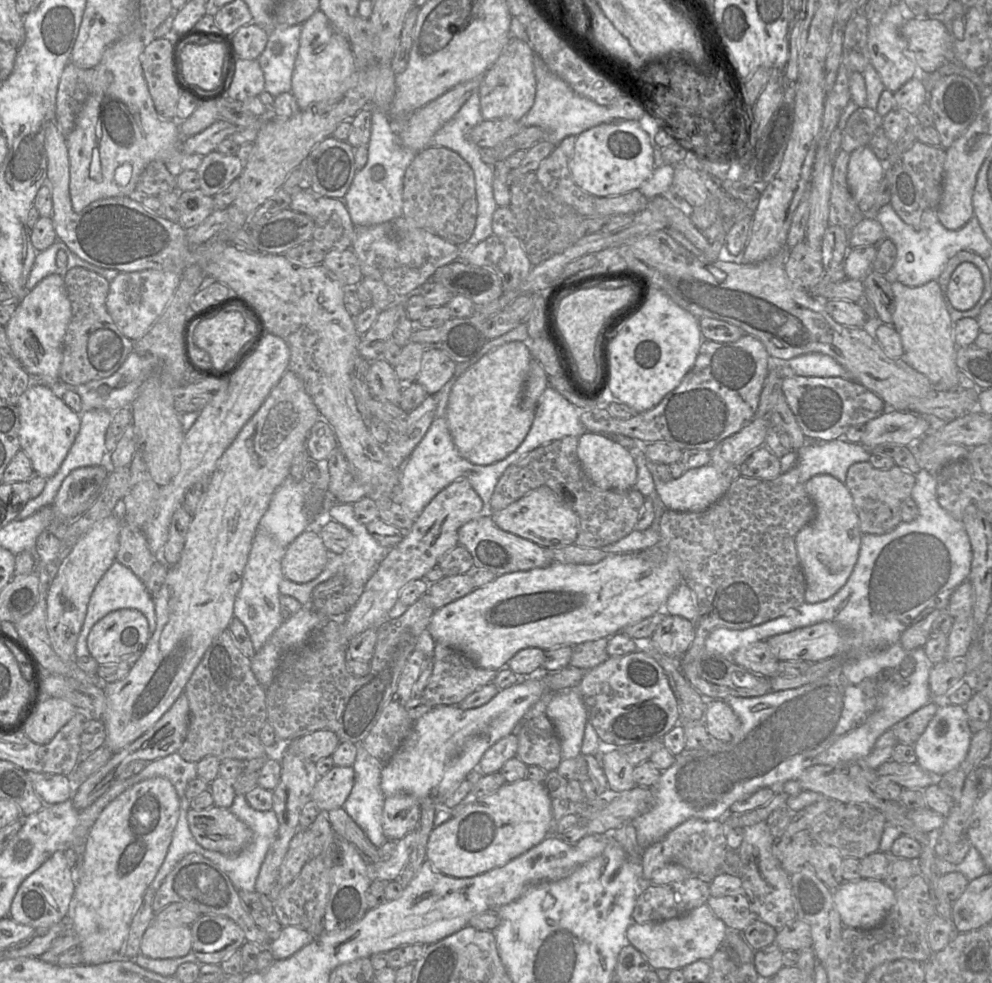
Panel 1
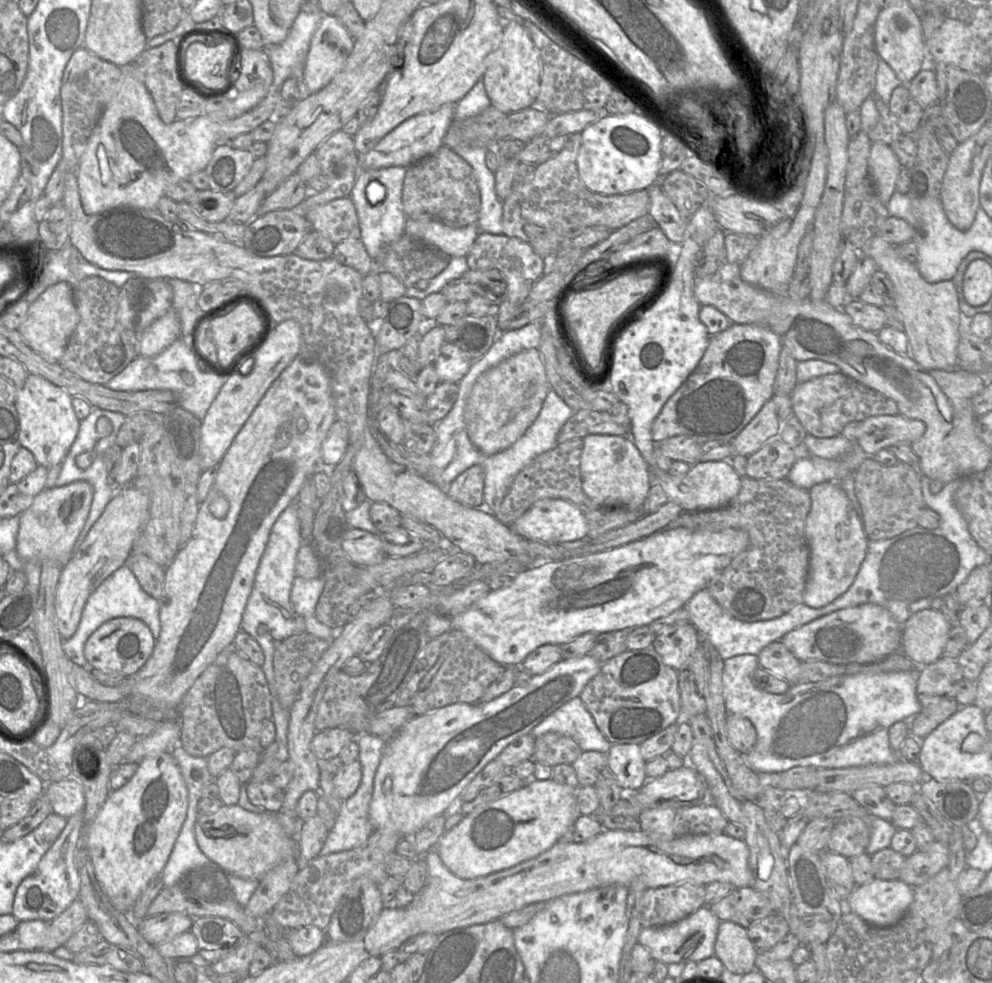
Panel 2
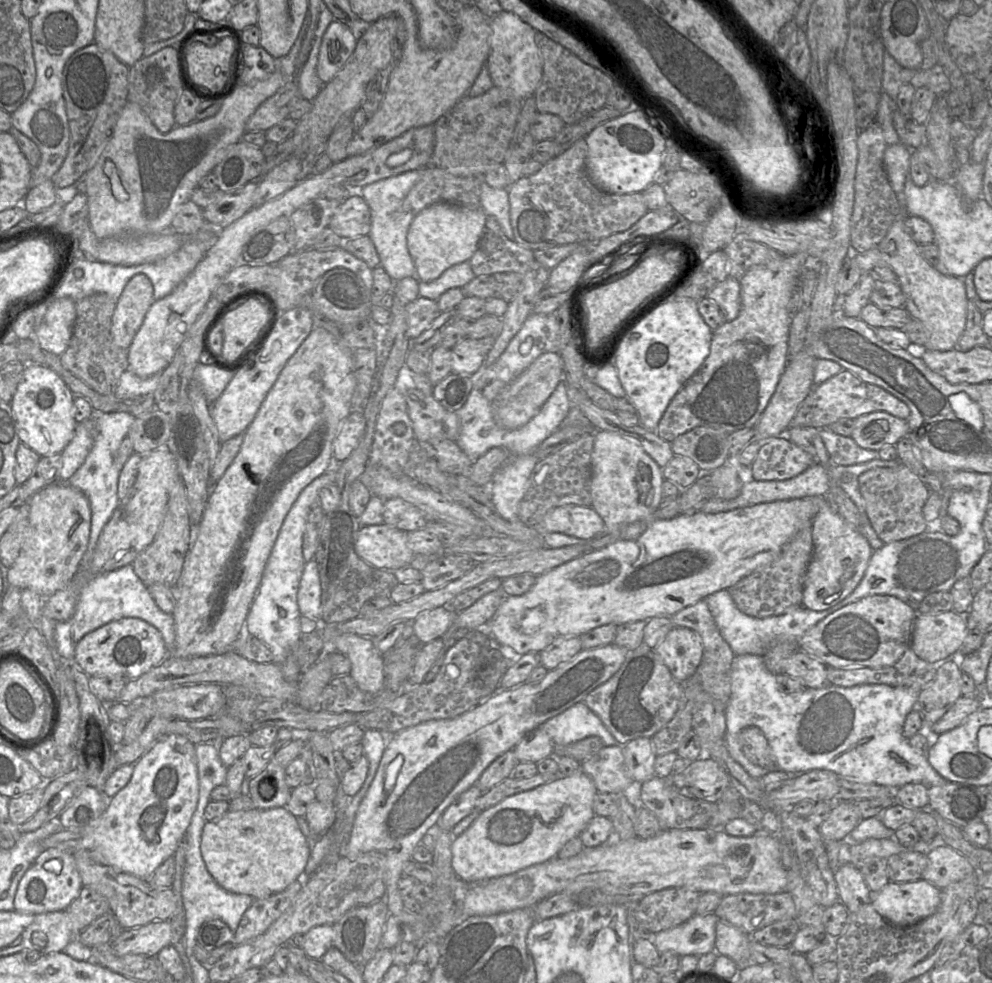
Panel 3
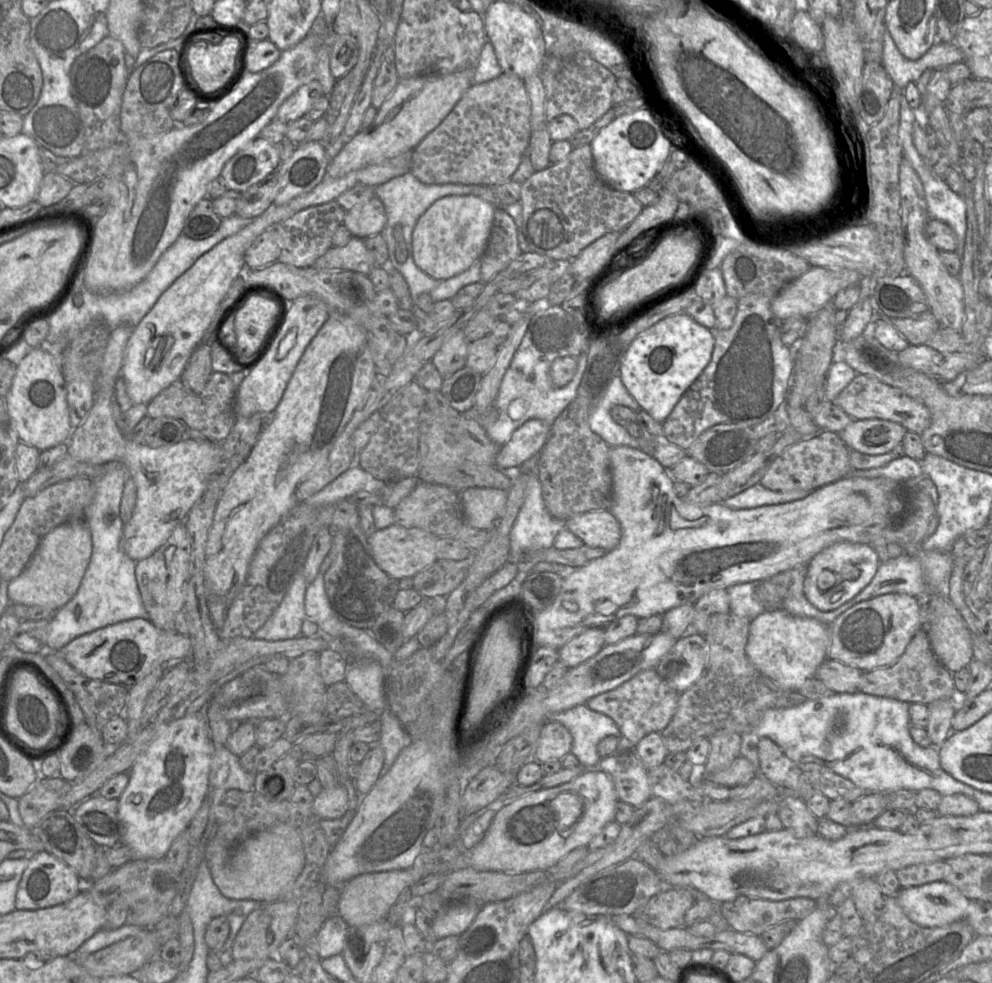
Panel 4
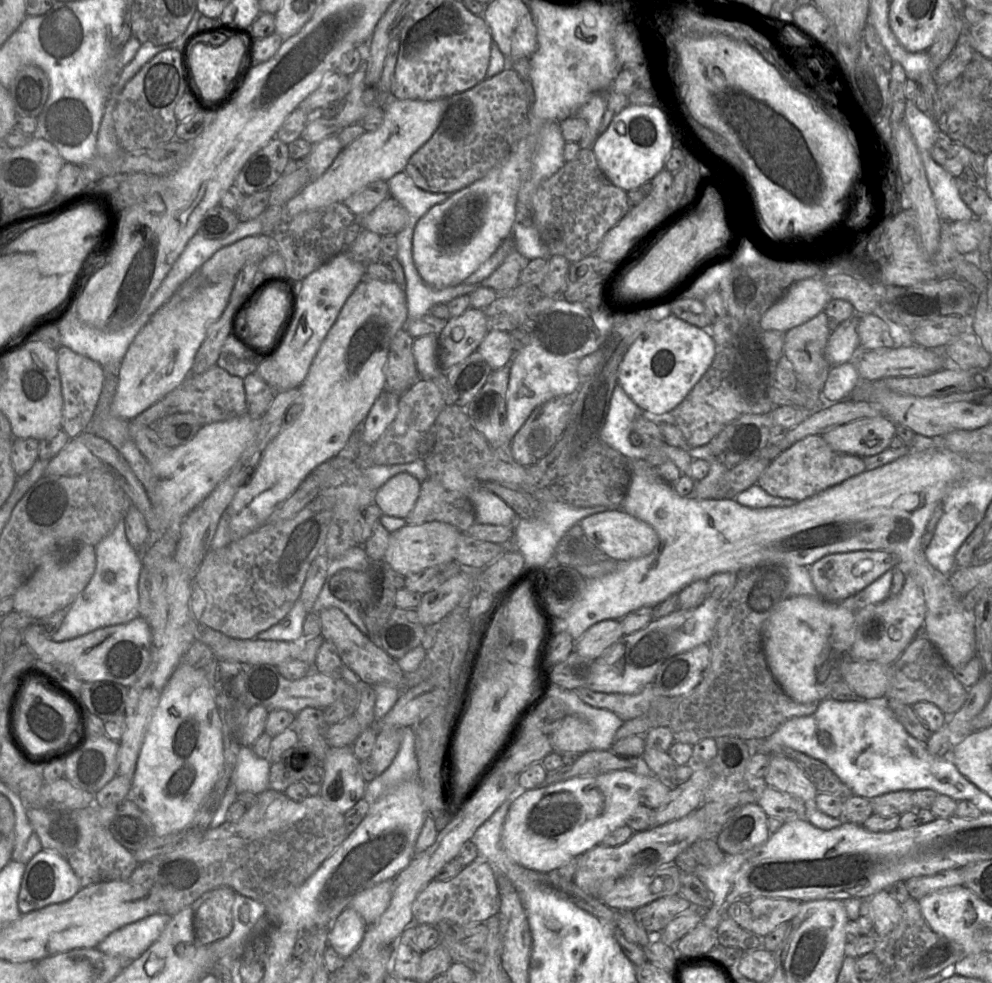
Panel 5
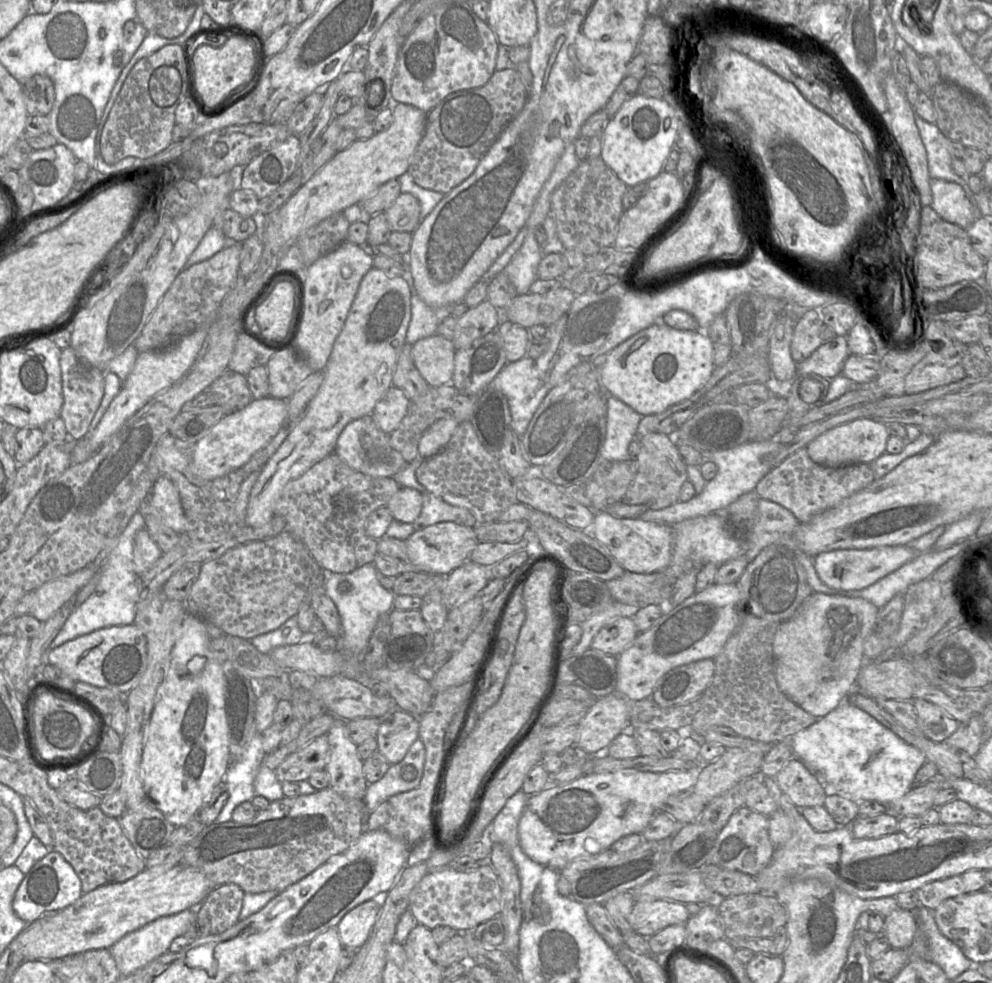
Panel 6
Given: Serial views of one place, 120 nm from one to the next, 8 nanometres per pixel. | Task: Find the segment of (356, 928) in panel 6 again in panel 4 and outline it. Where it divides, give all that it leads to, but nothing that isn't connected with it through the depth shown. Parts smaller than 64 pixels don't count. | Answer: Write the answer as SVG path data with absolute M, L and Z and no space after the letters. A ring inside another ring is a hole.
M337 913L330 917L316 935L317 953L320 959L341 954L349 925Z

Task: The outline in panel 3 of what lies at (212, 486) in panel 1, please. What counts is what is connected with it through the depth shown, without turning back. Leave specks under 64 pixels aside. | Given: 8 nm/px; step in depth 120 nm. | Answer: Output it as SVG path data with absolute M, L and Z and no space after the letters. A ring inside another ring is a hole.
M324 327L313 328L310 335L289 359L262 402L253 421L243 433L243 442L237 456L210 490L198 528L193 527L190 523L190 548L185 556L181 575L174 587L176 601L174 610L171 614L175 624L175 654L177 656L181 658L192 658L235 652L232 651L232 648L237 645L237 639L241 636L243 623L245 622L250 606L252 605L260 585L265 565L286 515L300 493L316 478L335 466L332 446L342 422L352 411L354 389L355 377L353 373L353 357L349 349L343 344L338 335L334 335L328 329Z

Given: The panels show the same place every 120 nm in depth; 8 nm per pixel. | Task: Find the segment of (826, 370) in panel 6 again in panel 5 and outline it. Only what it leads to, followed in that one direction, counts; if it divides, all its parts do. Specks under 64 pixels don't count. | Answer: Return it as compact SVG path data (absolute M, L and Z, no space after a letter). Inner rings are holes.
M854 314L831 332L826 345L825 356L832 366L851 362L858 354L860 348L858 322L859 315Z

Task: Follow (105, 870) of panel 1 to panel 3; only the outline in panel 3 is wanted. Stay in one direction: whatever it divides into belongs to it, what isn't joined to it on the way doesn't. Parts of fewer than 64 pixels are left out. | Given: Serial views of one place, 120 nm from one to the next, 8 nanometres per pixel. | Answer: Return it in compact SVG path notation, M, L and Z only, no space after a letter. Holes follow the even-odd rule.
M169 734L163 737L134 764L130 781L108 800L107 807L98 820L87 827L62 829L50 835L43 840L43 848L99 851L106 859L108 866L148 880L166 859L174 855L178 845L185 837L196 810L199 782L195 747L195 744L180 735Z

